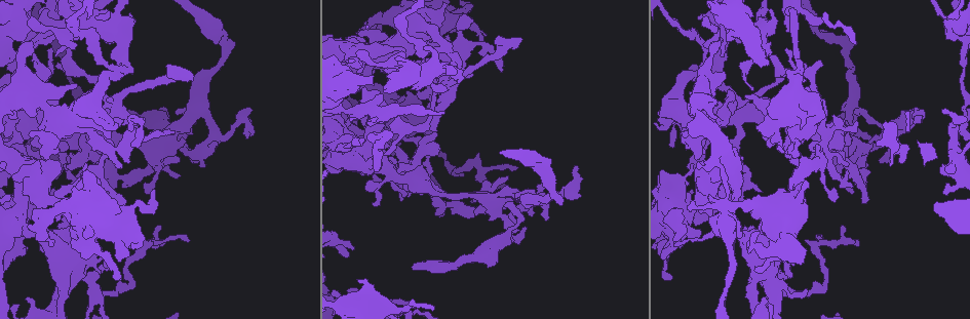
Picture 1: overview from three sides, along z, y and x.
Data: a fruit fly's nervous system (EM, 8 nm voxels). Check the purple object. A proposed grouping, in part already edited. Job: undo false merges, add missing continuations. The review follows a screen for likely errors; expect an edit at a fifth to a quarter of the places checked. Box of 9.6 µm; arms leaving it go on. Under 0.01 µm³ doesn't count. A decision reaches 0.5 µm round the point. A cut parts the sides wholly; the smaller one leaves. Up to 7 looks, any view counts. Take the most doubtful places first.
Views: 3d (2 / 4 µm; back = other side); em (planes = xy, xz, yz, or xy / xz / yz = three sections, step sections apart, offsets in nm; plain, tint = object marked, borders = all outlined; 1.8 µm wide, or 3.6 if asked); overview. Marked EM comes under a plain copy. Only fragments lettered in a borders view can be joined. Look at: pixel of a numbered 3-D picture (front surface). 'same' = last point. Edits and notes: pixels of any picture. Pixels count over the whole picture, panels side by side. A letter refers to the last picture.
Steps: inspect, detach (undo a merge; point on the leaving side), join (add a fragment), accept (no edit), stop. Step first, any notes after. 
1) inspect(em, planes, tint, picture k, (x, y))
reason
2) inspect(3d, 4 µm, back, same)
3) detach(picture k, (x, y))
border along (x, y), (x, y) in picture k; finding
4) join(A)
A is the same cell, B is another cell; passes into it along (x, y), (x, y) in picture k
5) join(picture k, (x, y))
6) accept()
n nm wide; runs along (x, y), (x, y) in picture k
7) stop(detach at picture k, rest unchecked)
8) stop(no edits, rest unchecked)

inspect(em, planes, tint, picture 1, (15, 223))
thick turns thin

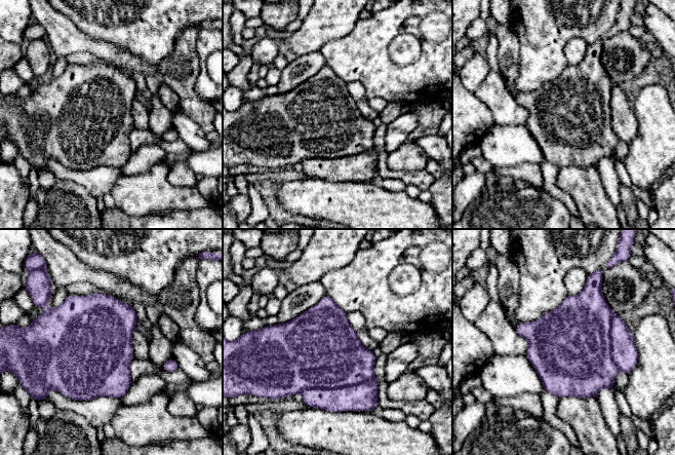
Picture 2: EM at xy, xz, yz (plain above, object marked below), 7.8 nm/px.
inspect(em, planes, borders, same)
see the neighbours

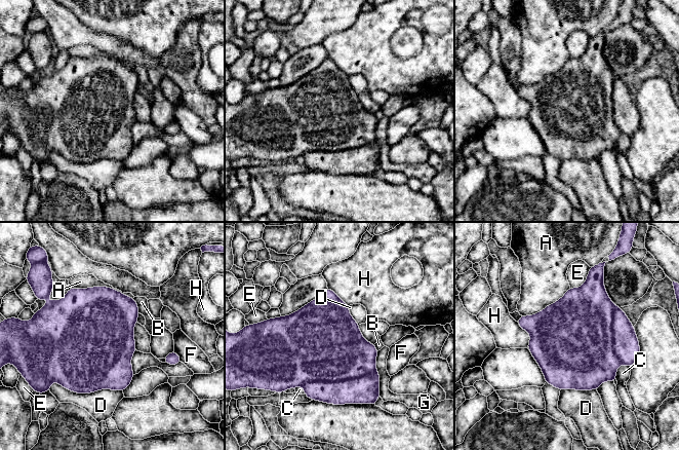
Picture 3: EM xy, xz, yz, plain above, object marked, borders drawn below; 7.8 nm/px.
detach(picture 3, (349, 390))
D touches over 550 nm; A, B, C, D, E, F, G and H are other cells; border along (340, 379), (308, 381), (302, 385) in picture 3; two cells meet here

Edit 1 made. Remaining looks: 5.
inspect(3d, 4 µm, picture 1, (714, 38))
arms part here

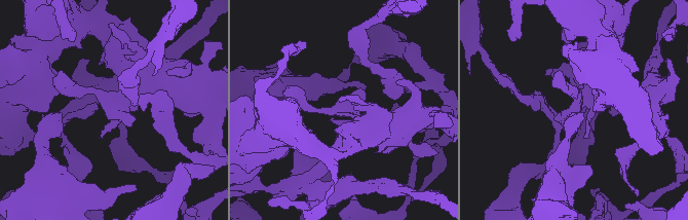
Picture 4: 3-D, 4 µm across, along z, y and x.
inspect(em, planes, tint, picture 4, (351, 112))
need the tissue

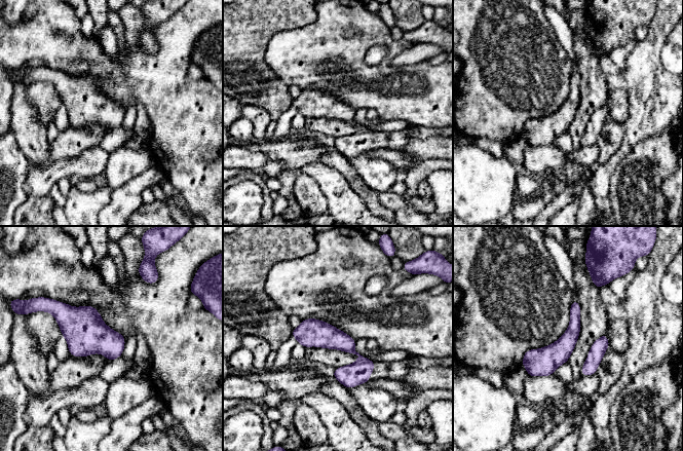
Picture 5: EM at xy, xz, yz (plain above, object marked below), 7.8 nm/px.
inspect(em, planes, borders, same)
see the neighbours

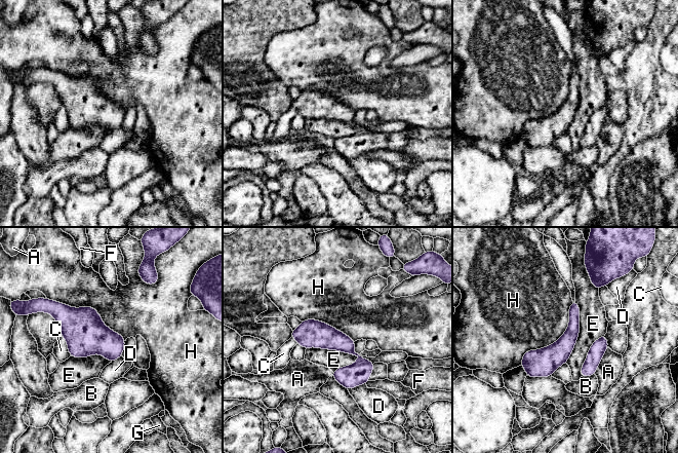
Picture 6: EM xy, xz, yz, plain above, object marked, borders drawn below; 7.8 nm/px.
accept()
A, B, C, D, E, F, G and H are other cells; runs along (294, 333), (344, 343), (360, 359), (363, 381) in picture 6; one cell here

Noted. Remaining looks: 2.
inspect(em, yz, step 8, borders, picture 1, (354, 247))
an open end

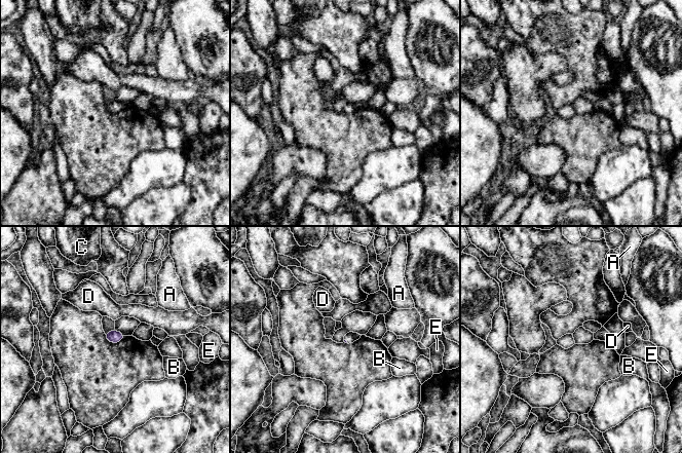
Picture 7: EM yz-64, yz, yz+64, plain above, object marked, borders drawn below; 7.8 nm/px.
inspect(em, planes, borders, same)
cut it another way

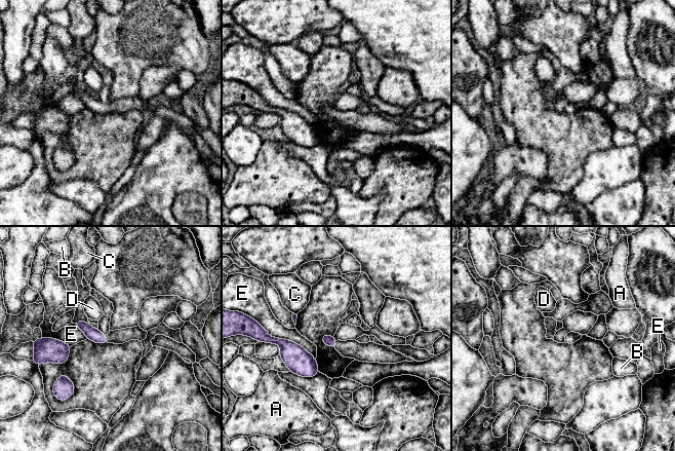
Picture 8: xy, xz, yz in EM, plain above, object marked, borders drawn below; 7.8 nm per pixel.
accept()
A, B, C, D and E are other cells; border along (266, 330), (296, 342), (315, 359) in picture 8; no lettered fragment goes on from it

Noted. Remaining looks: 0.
stop(detach at picture 3, rest unchecked)

